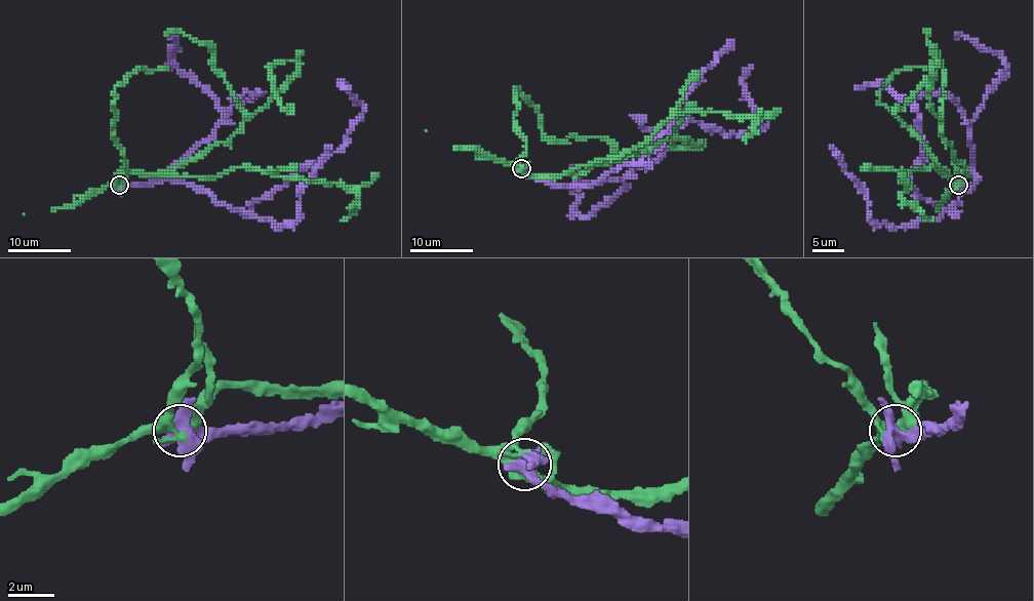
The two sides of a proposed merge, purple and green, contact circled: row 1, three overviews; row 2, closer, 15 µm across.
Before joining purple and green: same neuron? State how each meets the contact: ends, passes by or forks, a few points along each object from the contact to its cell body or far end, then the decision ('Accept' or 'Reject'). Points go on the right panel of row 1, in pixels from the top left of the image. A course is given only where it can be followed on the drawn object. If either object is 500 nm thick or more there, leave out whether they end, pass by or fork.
At the ring purple forks. At the ring green passes by. Course of purple: (957, 186), (975, 178), (942, 212), (921, 196), (910, 182), (924, 155), (917, 107), (882, 86), (856, 88). Course of green: (959, 186), (965, 168), (941, 133), (941, 119), (930, 109), (927, 92), (937, 59), (936, 68), (893, 115). Reject

